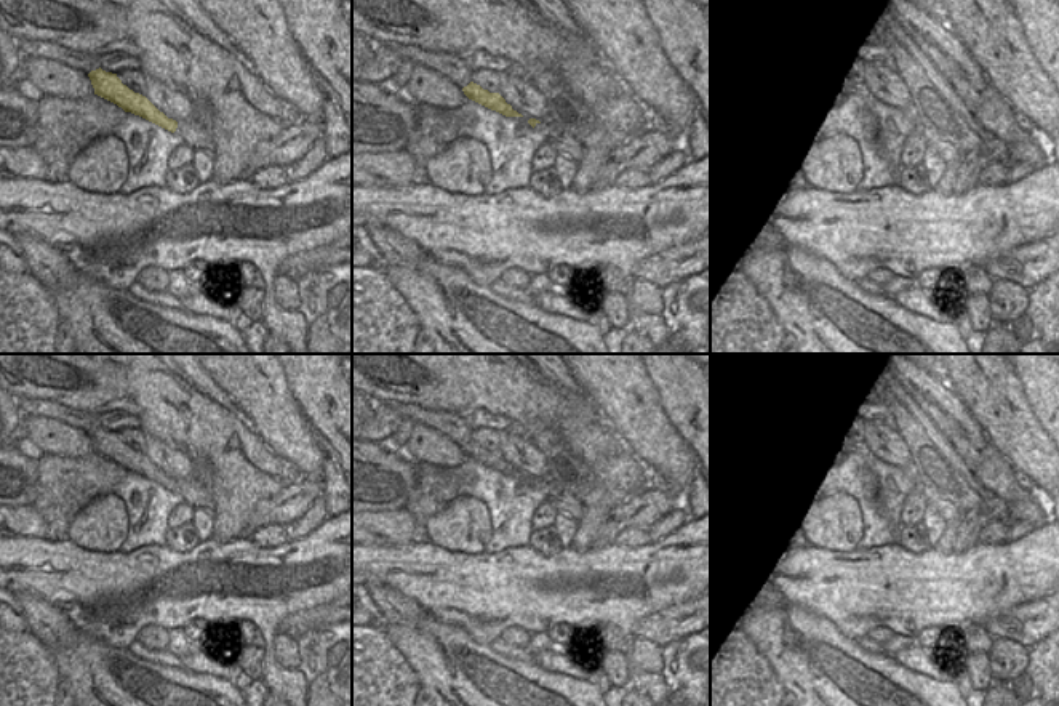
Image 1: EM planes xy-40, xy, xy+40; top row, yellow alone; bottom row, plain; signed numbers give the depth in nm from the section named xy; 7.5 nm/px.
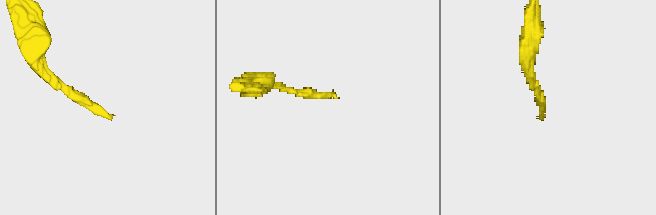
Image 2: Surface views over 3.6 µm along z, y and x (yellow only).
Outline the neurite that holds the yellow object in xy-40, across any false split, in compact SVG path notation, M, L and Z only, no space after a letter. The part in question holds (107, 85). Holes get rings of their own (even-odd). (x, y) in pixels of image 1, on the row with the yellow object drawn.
M101 67L88 74L94 94L117 104L125 112L139 115L171 133L176 133L194 150L213 154L213 138L198 122L176 122L160 112L146 96L134 93L117 74L106 72Z

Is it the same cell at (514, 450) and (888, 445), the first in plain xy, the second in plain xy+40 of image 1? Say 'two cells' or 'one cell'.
one cell

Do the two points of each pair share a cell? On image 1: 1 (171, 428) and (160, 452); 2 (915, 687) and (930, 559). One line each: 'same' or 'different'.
1: different
2: different

